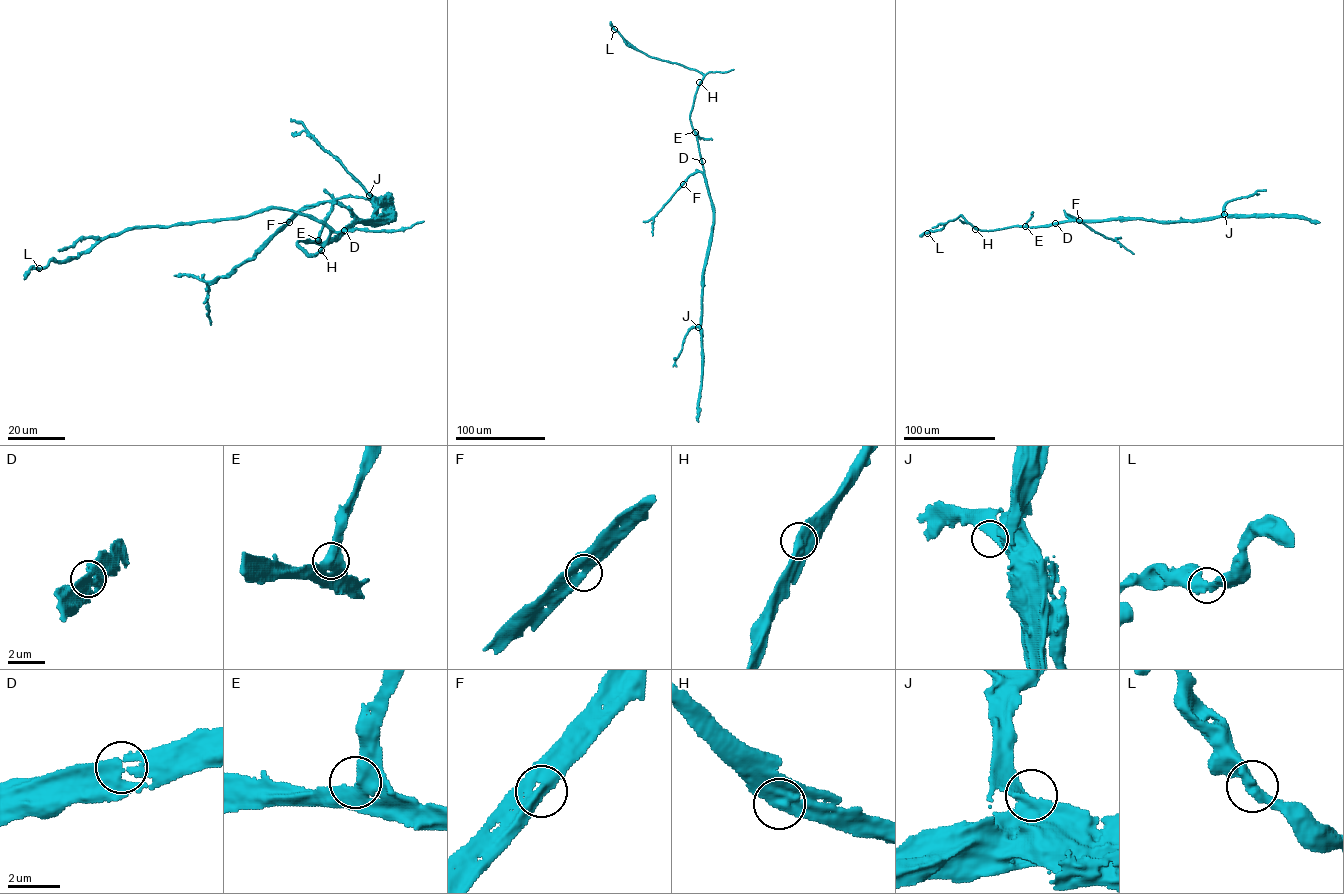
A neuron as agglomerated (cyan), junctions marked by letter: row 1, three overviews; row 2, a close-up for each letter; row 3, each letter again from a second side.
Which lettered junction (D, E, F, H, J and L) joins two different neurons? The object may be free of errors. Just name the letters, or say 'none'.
none

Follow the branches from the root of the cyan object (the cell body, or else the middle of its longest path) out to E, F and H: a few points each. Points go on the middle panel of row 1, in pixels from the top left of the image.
E: (707, 183), (695, 132)
F: (707, 183), (701, 172), (696, 171), (683, 184)
H: (707, 183), (690, 119), (699, 82)

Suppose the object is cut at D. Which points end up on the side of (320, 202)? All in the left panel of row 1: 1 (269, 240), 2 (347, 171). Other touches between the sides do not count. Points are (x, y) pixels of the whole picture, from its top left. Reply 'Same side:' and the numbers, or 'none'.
Same side: 1, 2

